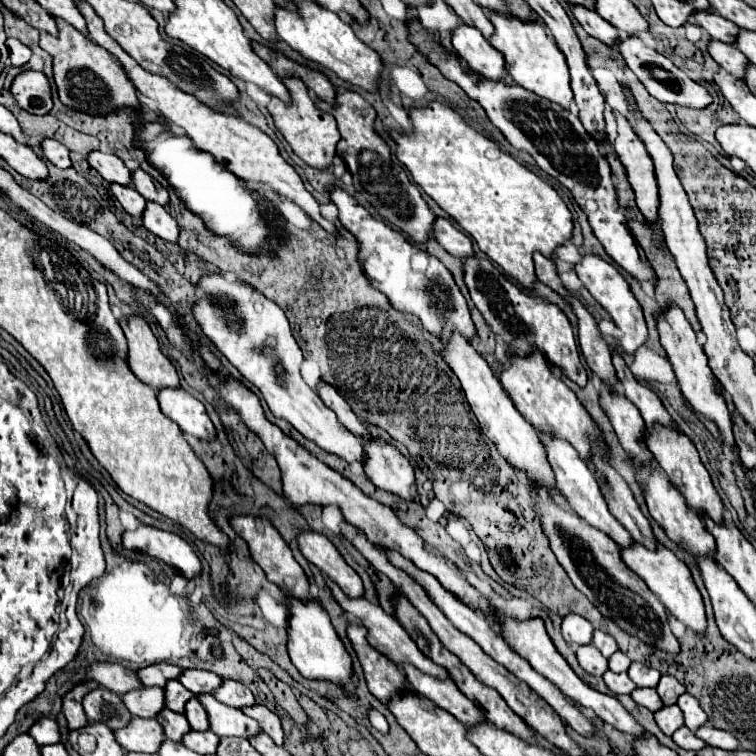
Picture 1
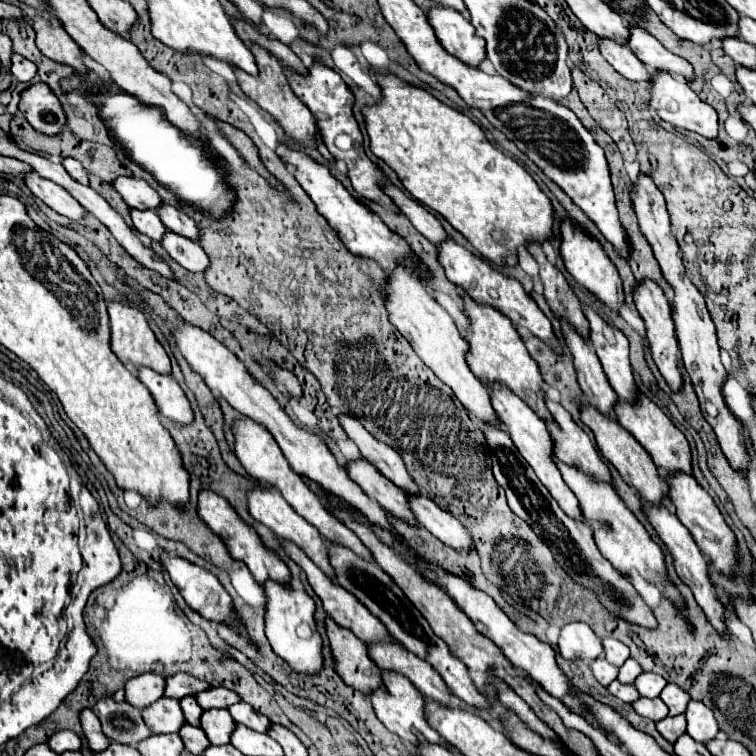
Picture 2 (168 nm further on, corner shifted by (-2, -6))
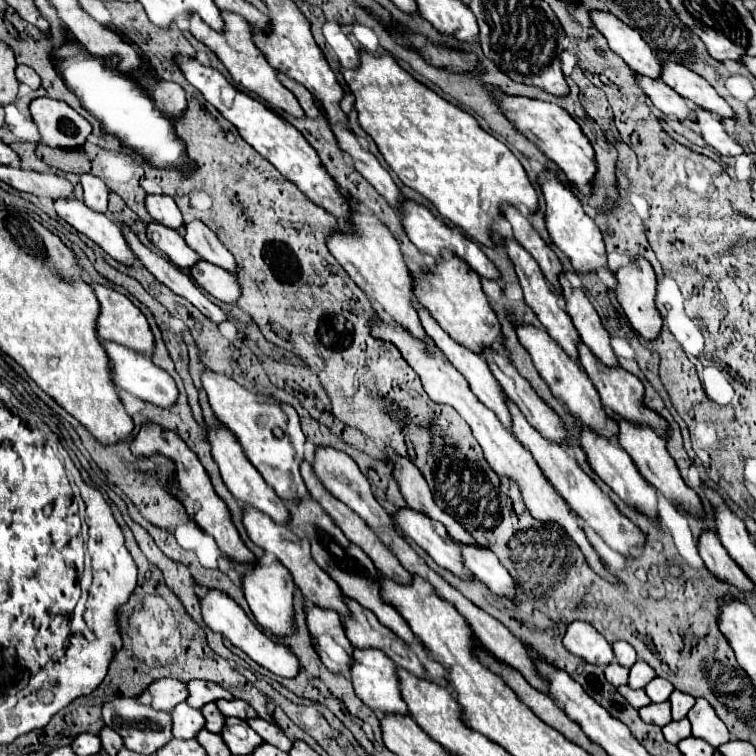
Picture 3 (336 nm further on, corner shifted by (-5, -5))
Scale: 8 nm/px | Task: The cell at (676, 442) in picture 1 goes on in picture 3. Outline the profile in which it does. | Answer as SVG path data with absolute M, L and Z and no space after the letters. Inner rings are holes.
M584 344L578 348L578 352L580 352L580 364L584 366L588 378L594 382L594 386L596 386L596 390L598 390L598 394L600 394L600 400L602 400L602 404L604 404L606 410L618 414L618 416L624 418L624 420L630 420L630 424L650 426L652 430L656 430L658 436L668 438L668 422L666 422L658 412L654 412L652 408L646 406L646 402L644 402L644 386L642 386L642 382L640 382L634 374L626 372L624 368L608 368L608 366L604 366L604 364L588 350L588 346L584 346Z

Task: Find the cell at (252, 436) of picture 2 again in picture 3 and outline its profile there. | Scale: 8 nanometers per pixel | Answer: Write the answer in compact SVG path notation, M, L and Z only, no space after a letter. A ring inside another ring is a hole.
M204 372L202 384L218 420L236 436L246 458L264 476L264 480L276 490L276 494L288 506L290 506L290 500L300 502L304 498L310 498L310 492L306 490L306 484L302 482L302 476L300 476L300 462L304 460L306 436L300 430L296 410L288 404L270 400L270 396L252 394L240 384L236 384L232 378L222 374ZM274 428L280 428L284 436L276 438Z

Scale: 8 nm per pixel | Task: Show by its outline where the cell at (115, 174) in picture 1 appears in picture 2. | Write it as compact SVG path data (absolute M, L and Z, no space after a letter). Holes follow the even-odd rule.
M123 177L123 179L115 179L113 187L117 189L117 193L123 197L123 201L131 207L131 209L157 209L163 199L157 195L157 191L153 187L149 187L147 181L139 181L135 177Z

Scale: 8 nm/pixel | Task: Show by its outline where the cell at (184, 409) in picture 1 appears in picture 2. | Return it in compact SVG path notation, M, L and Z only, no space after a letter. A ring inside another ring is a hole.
M139 367L137 377L153 395L153 401L163 417L169 417L177 423L191 423L193 411L189 407L189 401L171 375L151 371L149 367Z

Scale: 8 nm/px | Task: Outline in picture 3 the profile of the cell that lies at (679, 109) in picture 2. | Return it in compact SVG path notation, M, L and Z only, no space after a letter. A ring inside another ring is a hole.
M694 108L694 126L690 126L694 132L698 132L708 146L712 146L718 154L722 156L738 156L742 154L742 146L738 142L734 142L722 128L720 120L710 114L708 110L702 110L702 108Z

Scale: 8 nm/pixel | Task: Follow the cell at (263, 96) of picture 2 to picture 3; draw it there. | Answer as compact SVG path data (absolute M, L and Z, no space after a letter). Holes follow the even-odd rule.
M222 12L222 18L226 22L226 28L224 28L224 32L216 32L210 26L206 26L198 16L190 16L190 32L200 42L204 42L224 62L224 66L228 68L232 80L238 86L242 86L242 88L258 94L270 106L280 106L284 112L288 112L294 118L304 118L304 110L298 104L296 96L278 80L278 72L266 62L266 56L254 44L254 40L252 40L252 26L242 16L238 16L238 14Z

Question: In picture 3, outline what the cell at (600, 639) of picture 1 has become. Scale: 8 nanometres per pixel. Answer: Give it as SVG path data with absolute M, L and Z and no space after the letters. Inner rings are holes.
M614 642L612 648L614 648L614 658L618 664L630 668L636 662L636 650L628 642Z

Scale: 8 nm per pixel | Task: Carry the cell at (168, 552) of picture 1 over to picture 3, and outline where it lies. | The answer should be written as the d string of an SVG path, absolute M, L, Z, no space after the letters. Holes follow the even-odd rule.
M196 584L196 590L198 590L196 596L198 596L200 608L202 608L202 618L204 618L206 626L210 626L214 632L224 634L234 646L244 650L254 662L258 662L260 666L264 666L272 674L278 674L278 676L284 676L284 678L294 678L296 676L296 672L298 672L296 656L292 652L288 652L288 648L284 644L268 638L228 594L222 594L220 590L210 590L210 588L198 586L198 584Z

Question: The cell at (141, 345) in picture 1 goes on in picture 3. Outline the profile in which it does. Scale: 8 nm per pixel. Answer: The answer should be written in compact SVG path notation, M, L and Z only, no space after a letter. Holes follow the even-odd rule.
M92 284L100 302L98 336L106 342L118 342L140 354L154 352L154 334L146 316L124 294Z

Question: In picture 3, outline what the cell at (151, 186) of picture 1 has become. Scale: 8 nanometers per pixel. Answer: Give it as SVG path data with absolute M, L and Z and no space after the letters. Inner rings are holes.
M186 222L186 226L182 226L182 236L186 240L186 244L204 260L226 268L230 272L236 270L234 266L234 256L224 248L224 244L218 240L218 236L204 224L204 222Z

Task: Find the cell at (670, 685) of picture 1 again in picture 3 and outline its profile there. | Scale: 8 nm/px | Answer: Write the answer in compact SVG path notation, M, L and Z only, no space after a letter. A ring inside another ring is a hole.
M674 690L670 694L670 704L672 704L672 718L674 720L682 720L682 718L686 718L688 710L694 706L694 696Z

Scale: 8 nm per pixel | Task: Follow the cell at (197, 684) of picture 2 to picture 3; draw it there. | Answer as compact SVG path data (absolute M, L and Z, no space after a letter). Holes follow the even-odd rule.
M190 680L188 684L188 698L186 704L192 708L202 708L206 702L214 702L218 698L232 698L228 690L224 690L216 682L206 682L206 680Z

